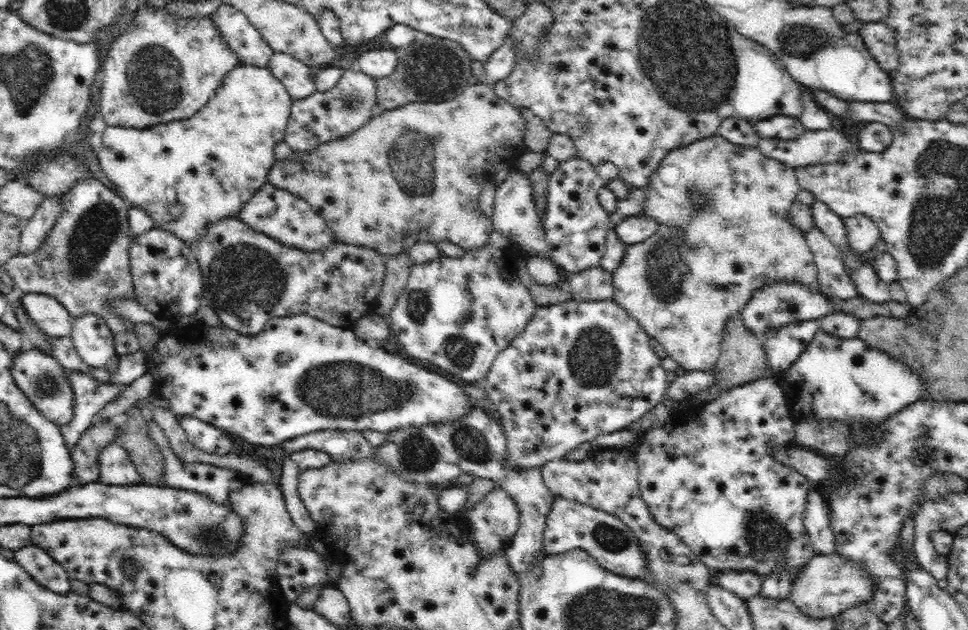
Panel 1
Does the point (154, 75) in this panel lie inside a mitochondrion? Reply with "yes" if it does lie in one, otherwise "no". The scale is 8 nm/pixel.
yes

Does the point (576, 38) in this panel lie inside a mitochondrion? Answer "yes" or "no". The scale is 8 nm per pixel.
yes

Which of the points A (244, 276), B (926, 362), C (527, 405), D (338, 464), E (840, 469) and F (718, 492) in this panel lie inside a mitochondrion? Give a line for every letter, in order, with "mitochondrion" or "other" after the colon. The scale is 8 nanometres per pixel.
A: mitochondrion
B: other
C: other
D: other
E: other
F: other

